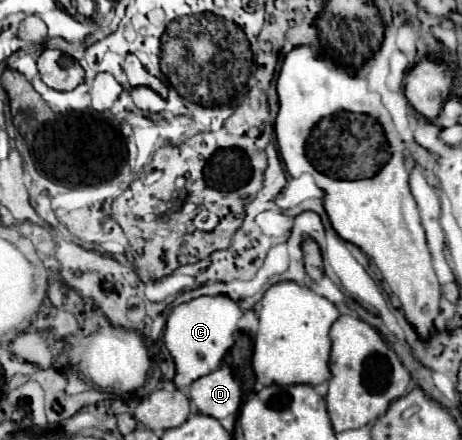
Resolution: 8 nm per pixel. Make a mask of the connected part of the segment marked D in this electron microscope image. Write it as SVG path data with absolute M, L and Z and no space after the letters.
M229 364L219 370L197 378L189 388L189 400L199 408L199 412L209 414L217 420L238 413L242 404L241 380L233 374Z

